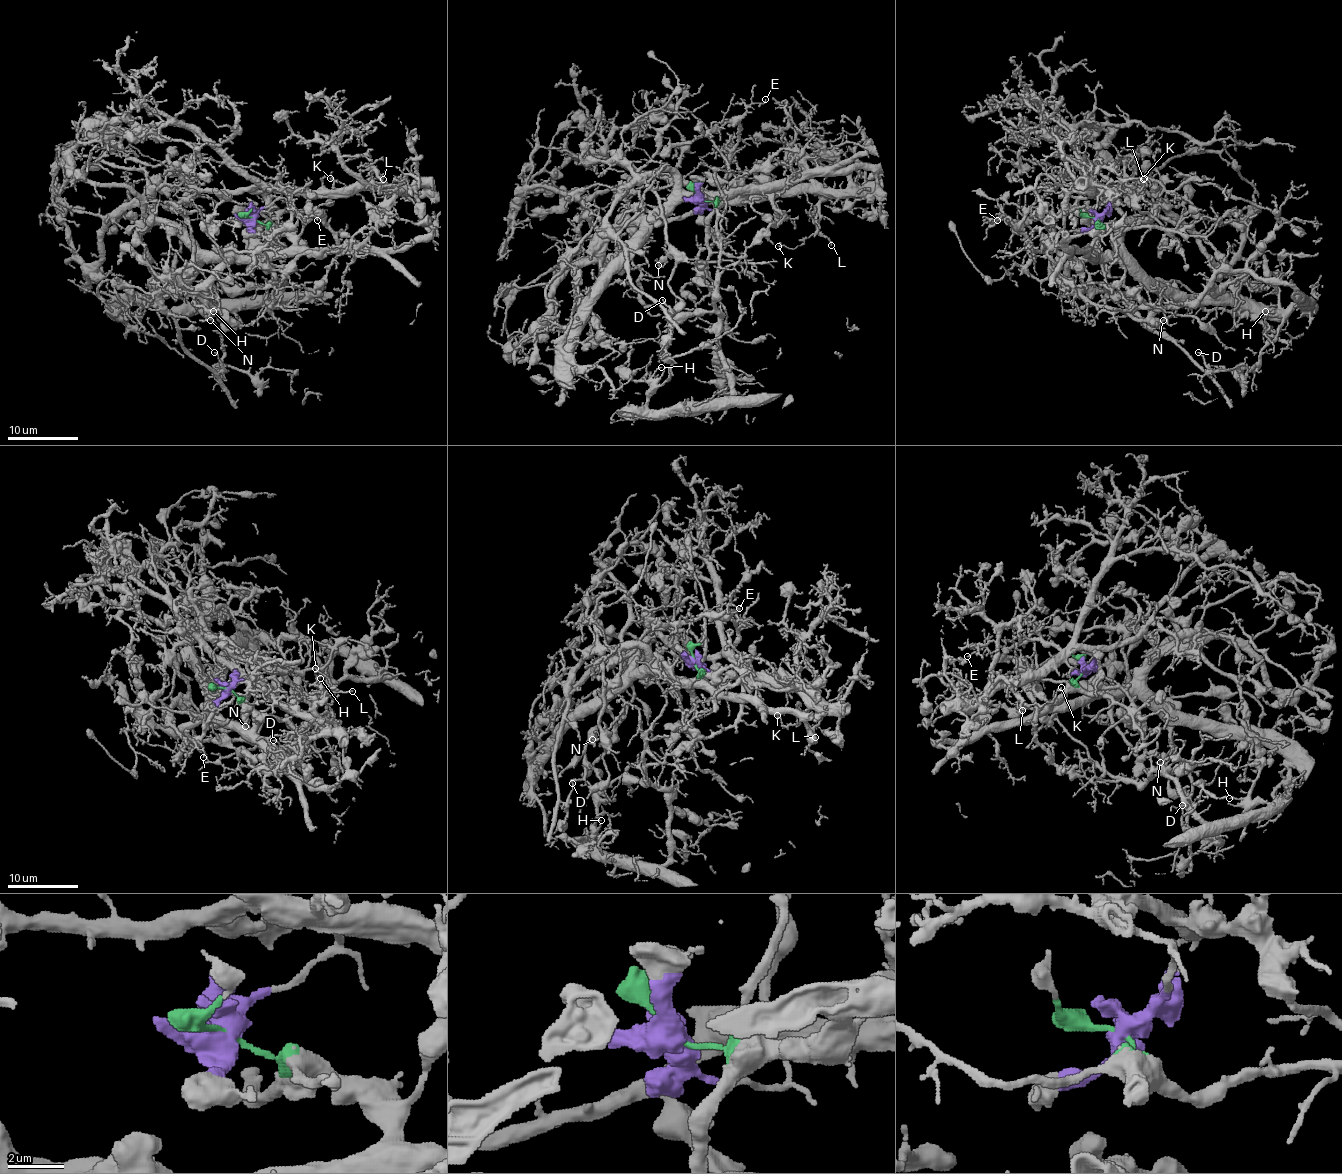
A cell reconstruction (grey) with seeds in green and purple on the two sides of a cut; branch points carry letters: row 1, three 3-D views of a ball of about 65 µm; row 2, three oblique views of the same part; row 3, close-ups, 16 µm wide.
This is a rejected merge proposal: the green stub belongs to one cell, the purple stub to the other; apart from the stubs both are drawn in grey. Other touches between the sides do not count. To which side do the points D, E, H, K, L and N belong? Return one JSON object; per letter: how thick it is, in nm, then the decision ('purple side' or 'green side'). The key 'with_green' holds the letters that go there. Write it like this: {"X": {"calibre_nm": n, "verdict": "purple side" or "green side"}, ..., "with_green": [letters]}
{"D": {"calibre_nm": 180, "verdict": "green side"}, "E": {"calibre_nm": 90, "verdict": "purple side"}, "H": {"calibre_nm": 140, "verdict": "green side"}, "K": {"calibre_nm": 150, "verdict": "purple side"}, "L": {"calibre_nm": 130, "verdict": "purple side"}, "N": {"calibre_nm": 130, "verdict": "green side"}, "with_green": ["D", "H", "N"]}

